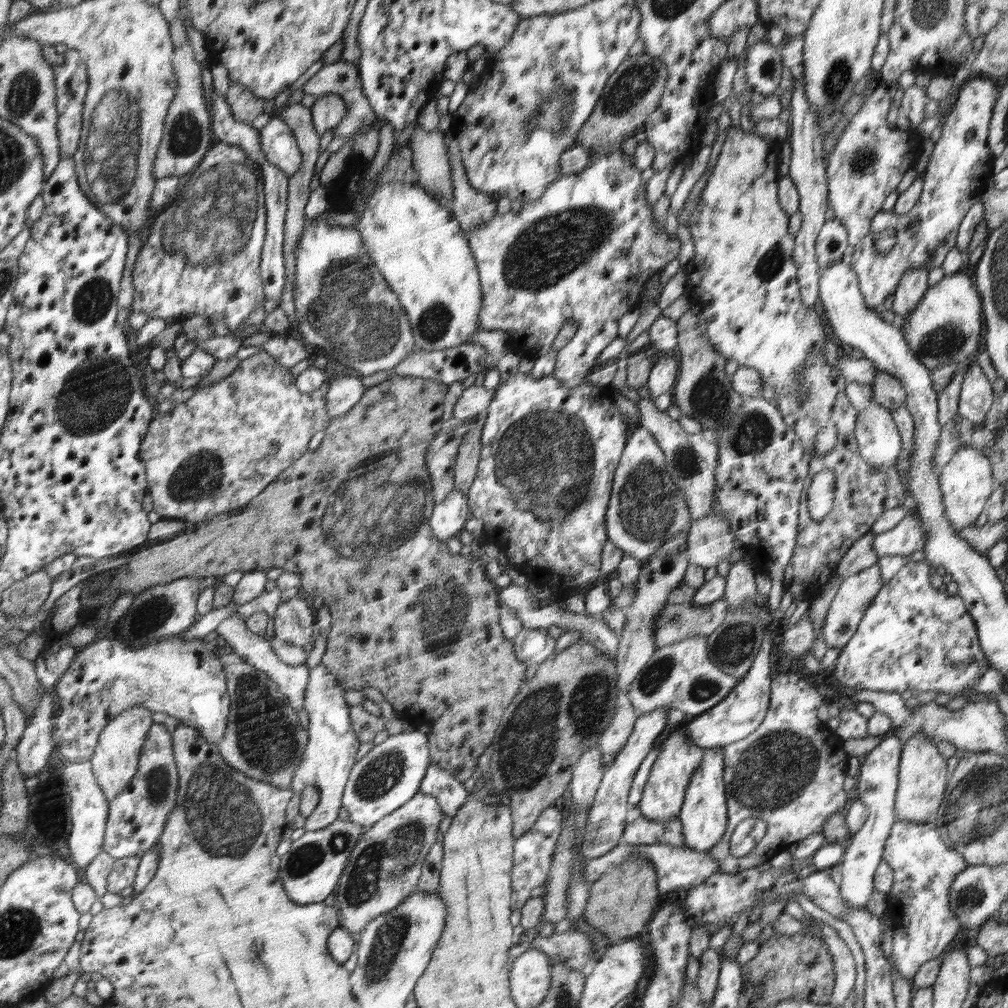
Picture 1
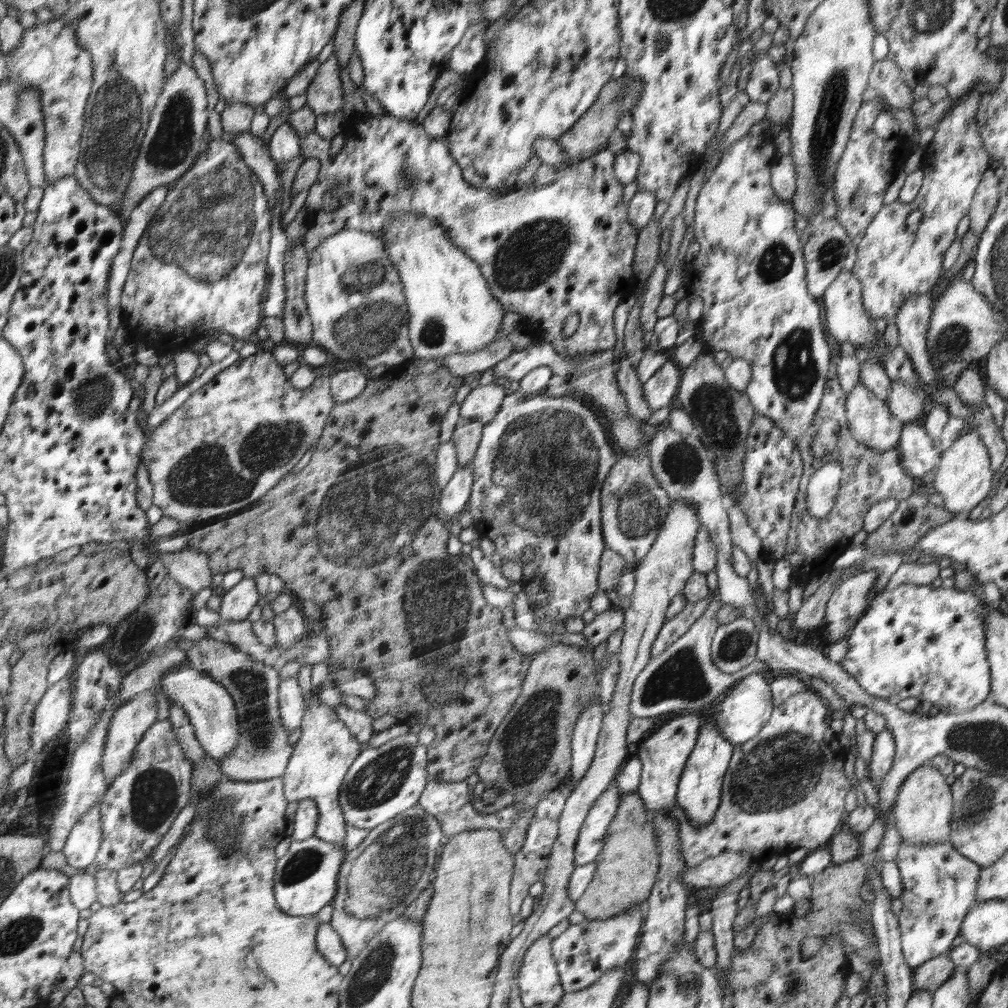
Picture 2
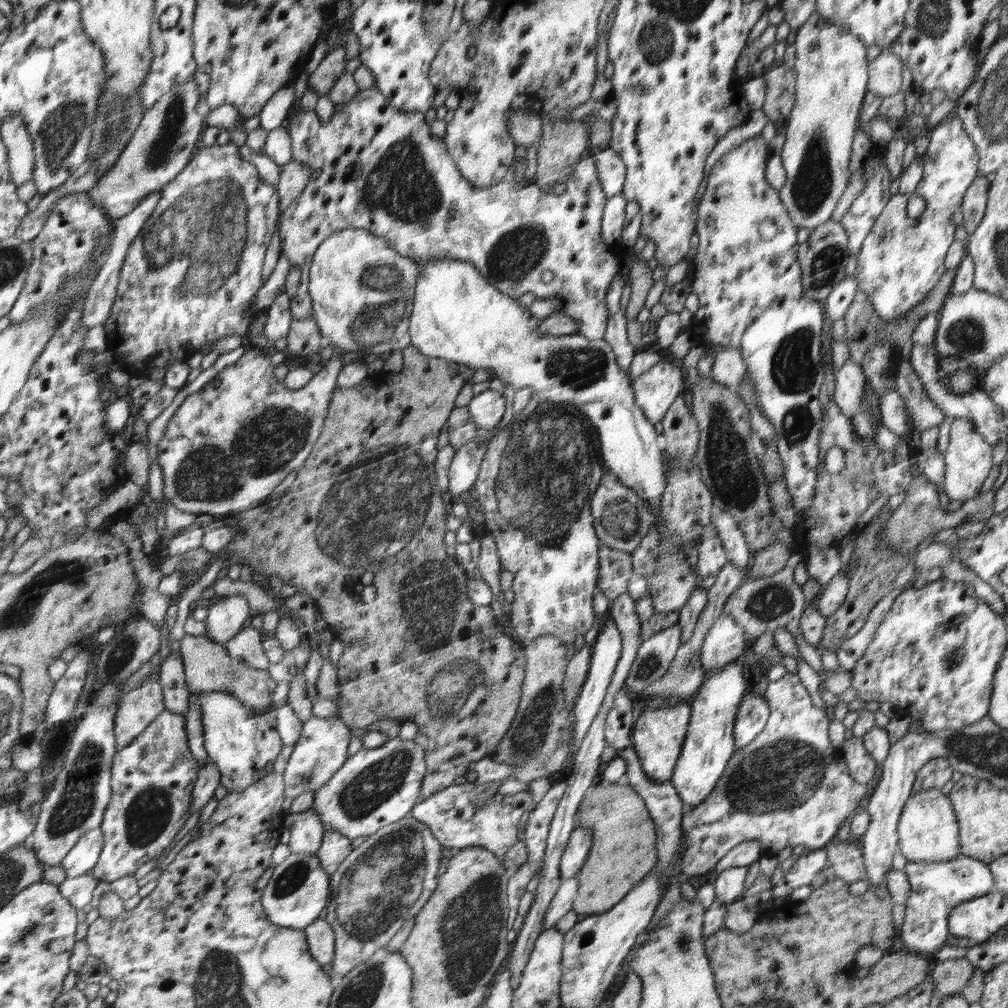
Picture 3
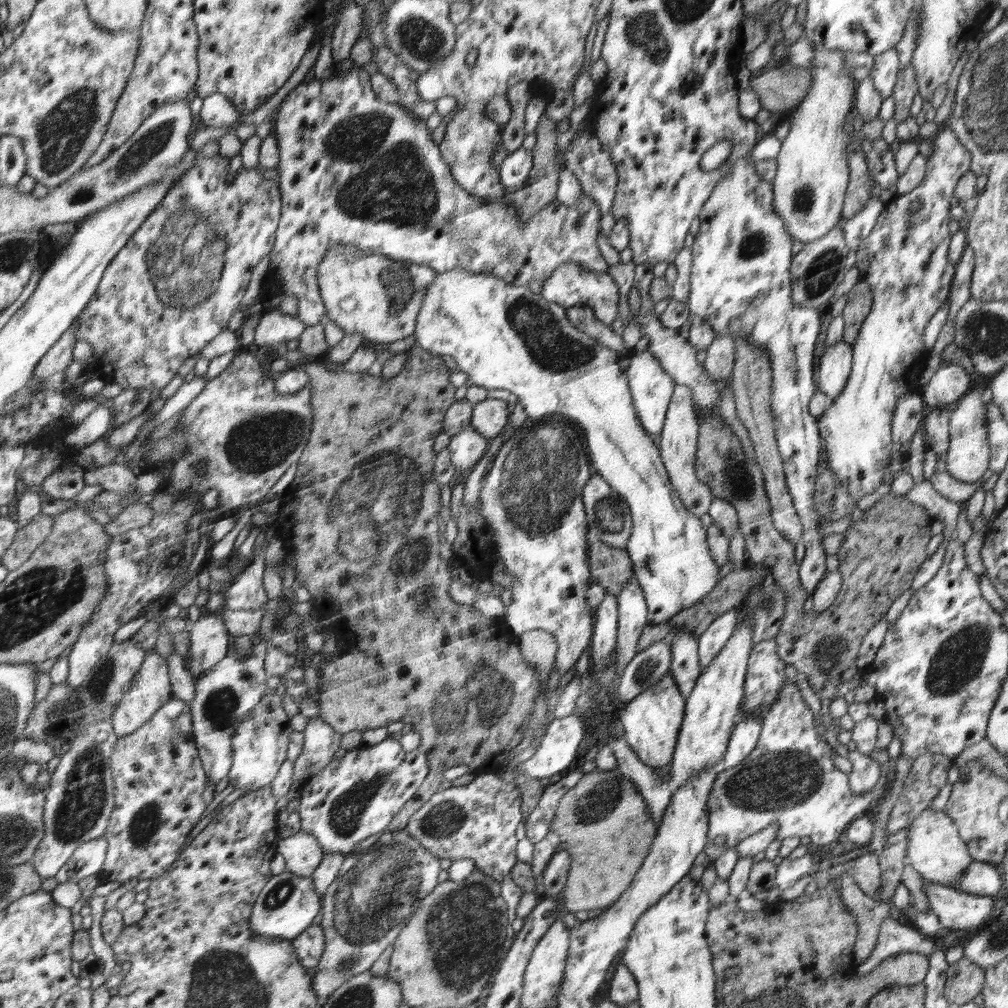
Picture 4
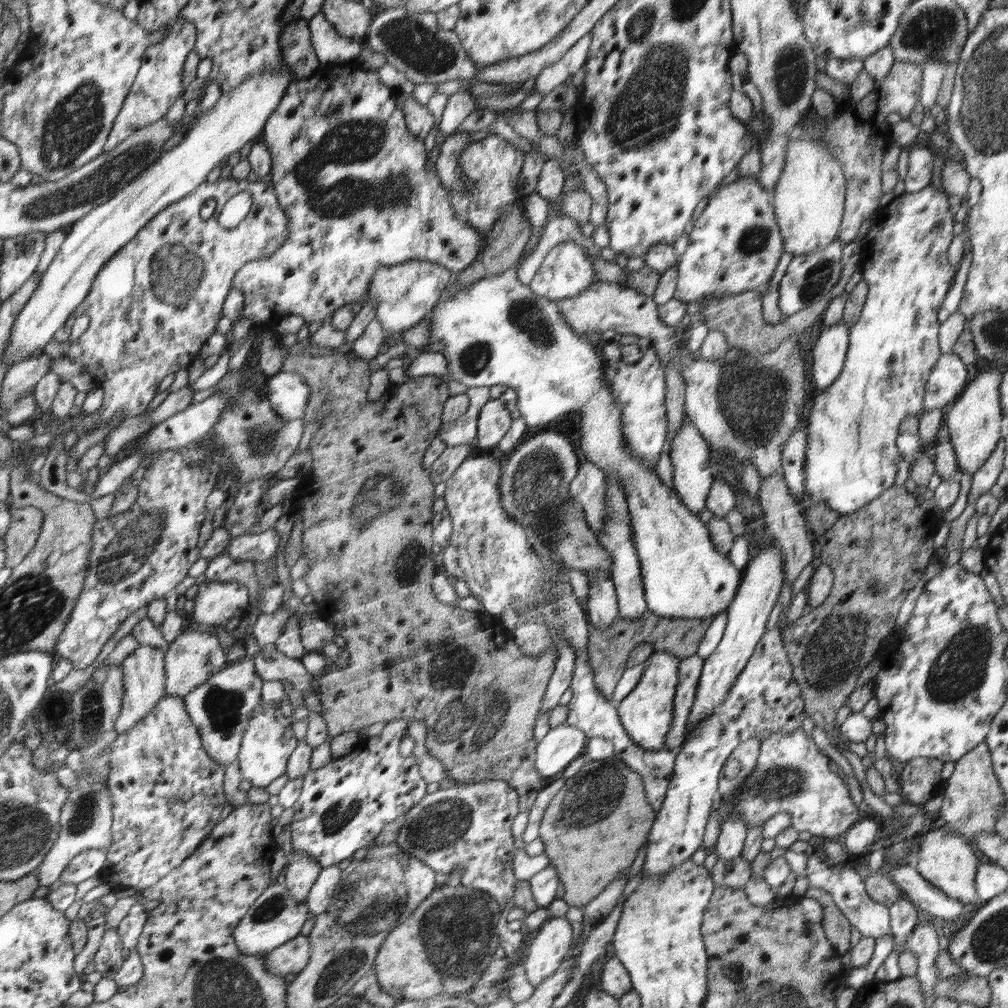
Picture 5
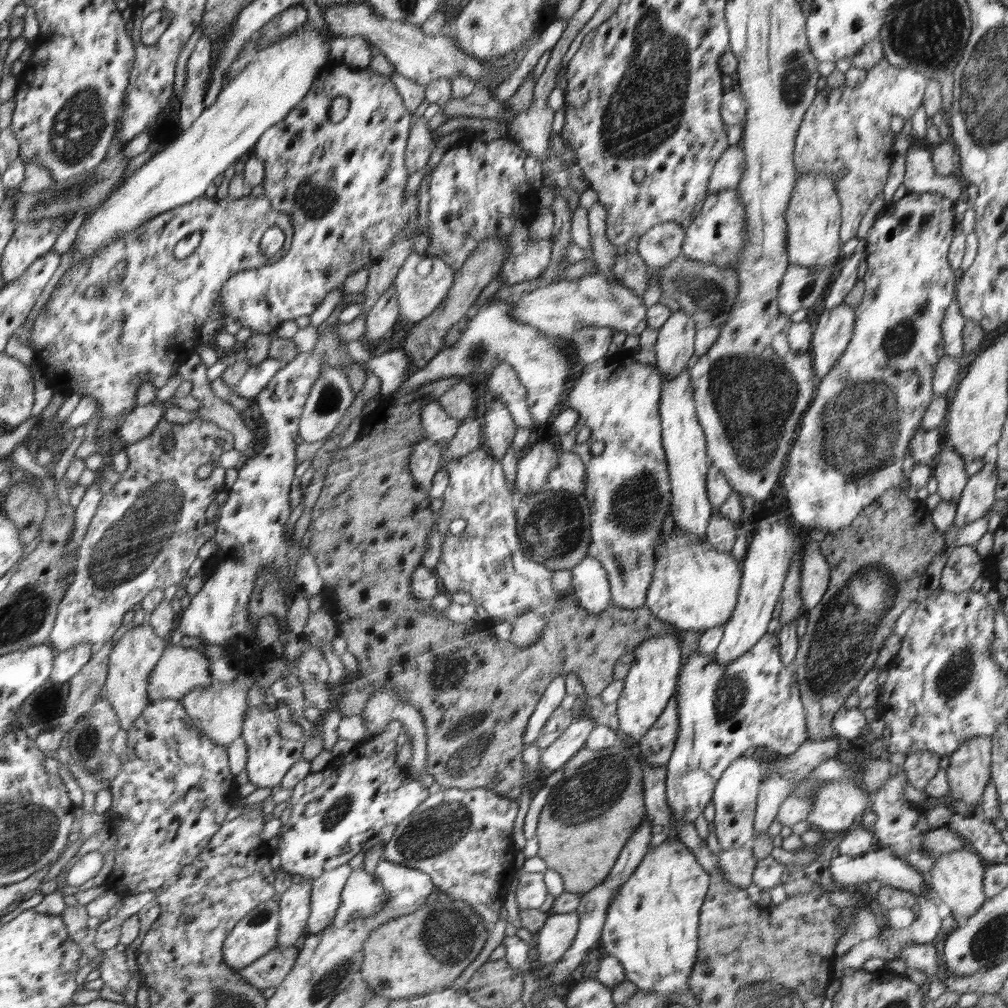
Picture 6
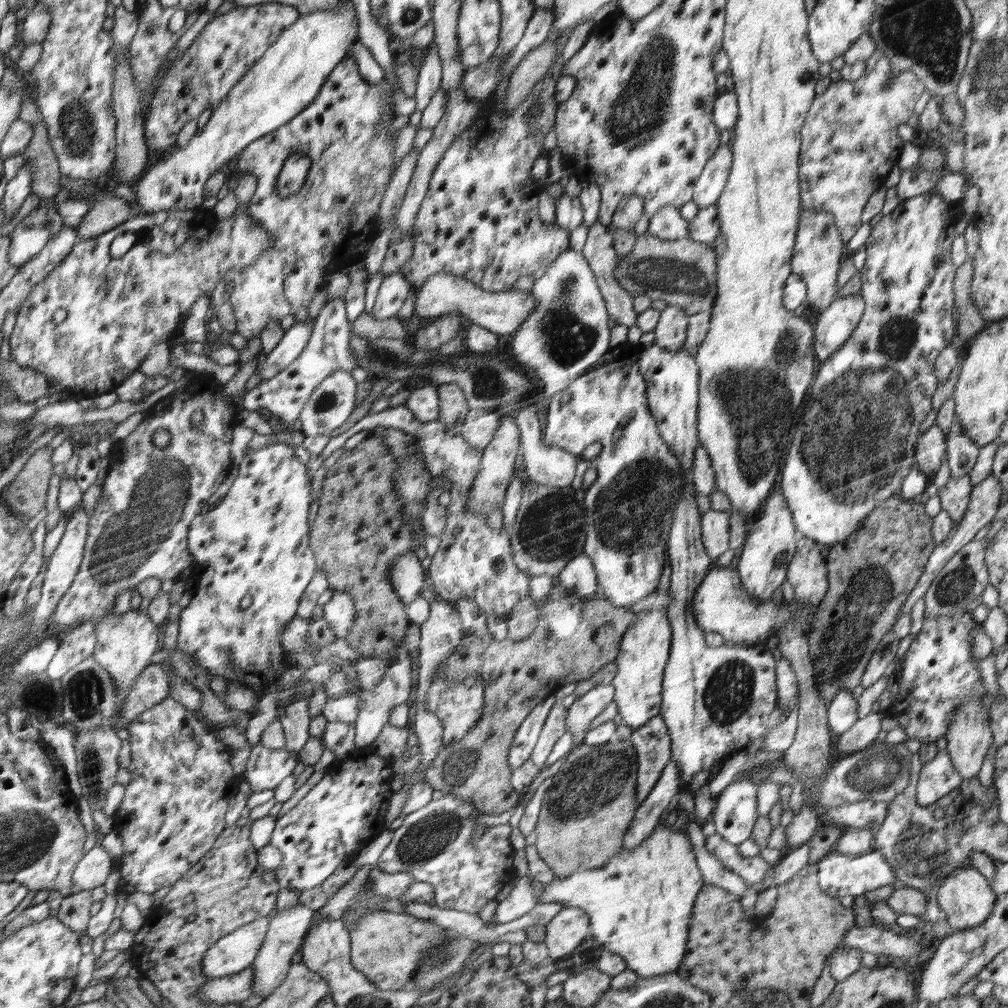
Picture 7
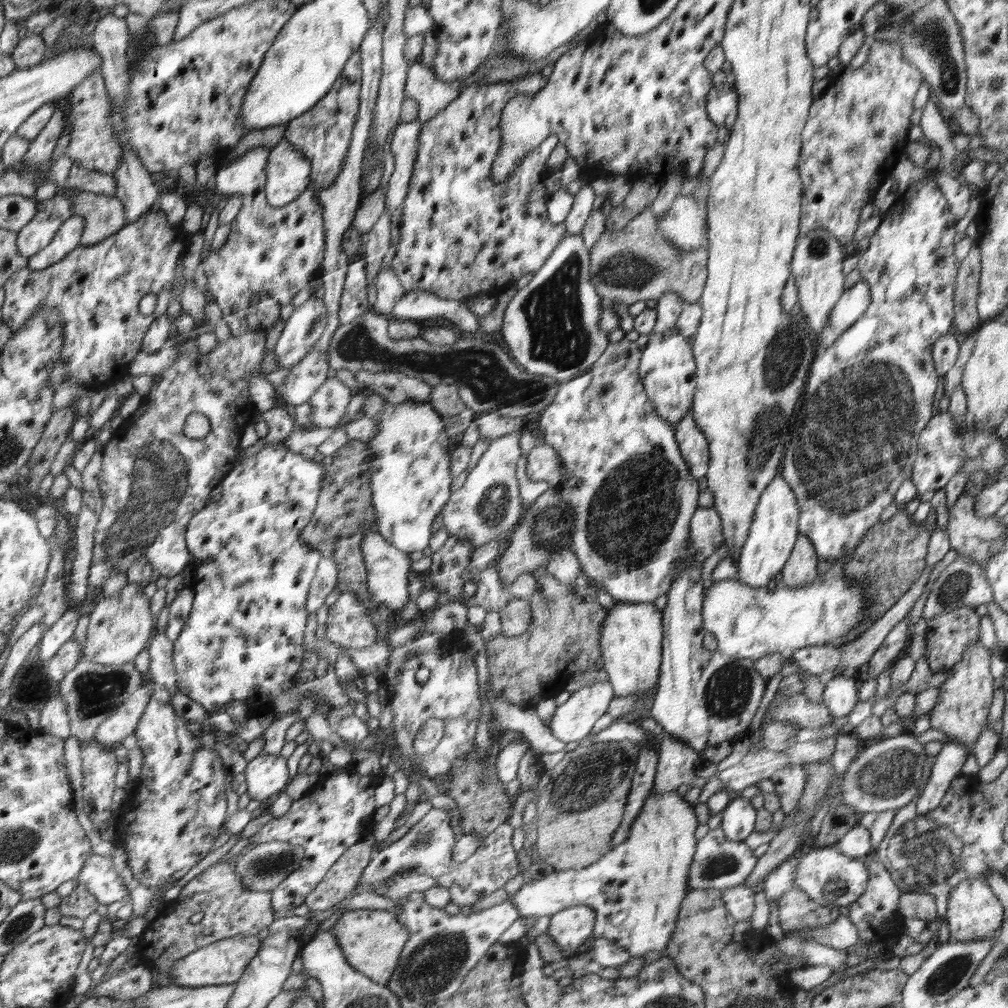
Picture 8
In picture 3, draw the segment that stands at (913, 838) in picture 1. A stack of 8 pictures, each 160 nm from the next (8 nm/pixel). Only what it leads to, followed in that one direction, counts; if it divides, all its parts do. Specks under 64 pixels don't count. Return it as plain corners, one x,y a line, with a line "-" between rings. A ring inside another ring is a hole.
959,854
952,860
938,862
910,862
906,874
909,880
910,897
906,900
906,916
899,932
902,949
931,959
950,936
948,916
962,902
988,895
994,887
991,870
985,862

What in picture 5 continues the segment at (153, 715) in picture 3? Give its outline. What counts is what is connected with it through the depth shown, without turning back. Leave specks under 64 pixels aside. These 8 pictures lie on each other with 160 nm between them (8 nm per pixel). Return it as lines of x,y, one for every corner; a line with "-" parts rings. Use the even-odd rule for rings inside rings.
140,645
121,662
124,680
124,694
121,711
114,730
120,734
136,726
166,696
164,652
151,645

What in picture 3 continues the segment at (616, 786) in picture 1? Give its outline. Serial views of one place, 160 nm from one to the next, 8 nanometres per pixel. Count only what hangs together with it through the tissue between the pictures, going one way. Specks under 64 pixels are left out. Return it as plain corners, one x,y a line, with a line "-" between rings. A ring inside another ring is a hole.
576,826
571,832
568,846
559,862
561,881
573,878
584,866
586,859
590,857
593,842
591,838
592,831
589,828

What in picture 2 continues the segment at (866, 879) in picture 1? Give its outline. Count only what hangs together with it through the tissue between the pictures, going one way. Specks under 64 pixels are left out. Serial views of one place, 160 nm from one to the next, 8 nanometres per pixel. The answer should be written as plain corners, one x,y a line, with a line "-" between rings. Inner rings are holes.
884,729
875,734
872,759
868,763
869,778
876,786
887,775
892,768
895,755
895,740
893,734

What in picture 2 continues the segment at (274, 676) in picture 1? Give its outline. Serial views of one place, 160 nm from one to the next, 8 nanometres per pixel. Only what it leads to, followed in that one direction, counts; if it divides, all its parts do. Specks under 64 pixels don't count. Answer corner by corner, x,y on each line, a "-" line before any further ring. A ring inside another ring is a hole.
297,676
279,682
277,699
280,720
282,726
290,732
301,726
306,710
303,698

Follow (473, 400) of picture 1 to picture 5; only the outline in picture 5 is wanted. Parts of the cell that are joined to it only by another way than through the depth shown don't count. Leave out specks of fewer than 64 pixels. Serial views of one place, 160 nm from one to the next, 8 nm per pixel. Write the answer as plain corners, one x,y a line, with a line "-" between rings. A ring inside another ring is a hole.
490,399
482,409
477,421
478,447
482,449
496,450
503,439
504,434
508,434
508,428
512,423
512,416
506,410
504,401
500,399

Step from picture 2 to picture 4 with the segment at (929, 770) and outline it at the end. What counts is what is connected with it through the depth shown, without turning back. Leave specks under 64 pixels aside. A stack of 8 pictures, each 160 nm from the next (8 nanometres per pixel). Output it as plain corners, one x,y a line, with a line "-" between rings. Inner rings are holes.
931,805
924,809
908,826
906,860
925,881
950,887
965,874
967,868
973,864
974,858
969,852
968,845
961,839
957,825
945,813
945,809
935,813
930,807

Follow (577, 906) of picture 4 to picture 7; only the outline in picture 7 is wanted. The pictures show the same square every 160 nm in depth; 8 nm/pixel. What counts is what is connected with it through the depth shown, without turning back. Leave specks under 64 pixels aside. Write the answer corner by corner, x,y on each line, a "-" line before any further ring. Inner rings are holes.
614,739
596,746
581,744
569,752
560,770
552,776
552,785
544,794
534,830
539,857
556,876
565,877
578,871
603,867
624,847
624,836
638,808
637,766
637,752
631,739

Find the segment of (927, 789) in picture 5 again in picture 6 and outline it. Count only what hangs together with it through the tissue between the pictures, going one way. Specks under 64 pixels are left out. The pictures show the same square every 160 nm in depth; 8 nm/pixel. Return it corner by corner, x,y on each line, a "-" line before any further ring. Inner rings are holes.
930,750
911,752
903,763
909,783
921,792
925,791
928,781
939,769
940,759
935,752
930,752

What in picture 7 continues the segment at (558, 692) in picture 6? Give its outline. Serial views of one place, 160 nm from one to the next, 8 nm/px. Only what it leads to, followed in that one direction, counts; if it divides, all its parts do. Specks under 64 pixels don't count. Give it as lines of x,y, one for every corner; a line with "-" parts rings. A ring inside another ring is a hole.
556,696
546,697
545,702
534,707
517,728
516,738
513,739
512,746
509,748
510,768
516,770
530,758
536,744
540,741
541,728
556,702
558,702

